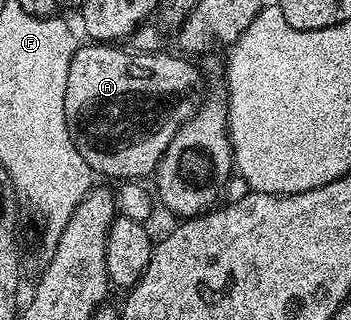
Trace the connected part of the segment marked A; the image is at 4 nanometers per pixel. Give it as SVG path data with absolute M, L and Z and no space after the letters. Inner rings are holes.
M87 41L76 46L73 53L73 61L69 61L69 81L65 81L65 121L69 125L69 133L85 161L91 166L92 172L108 175L114 181L126 181L128 179L142 180L150 176L155 170L155 166L161 161L165 149L169 149L169 141L185 125L185 121L190 119L193 112L198 108L201 102L199 91L199 71L187 59L178 59L175 55L163 55L164 53L148 53L138 49L126 51L123 45L112 45L107 41Z

